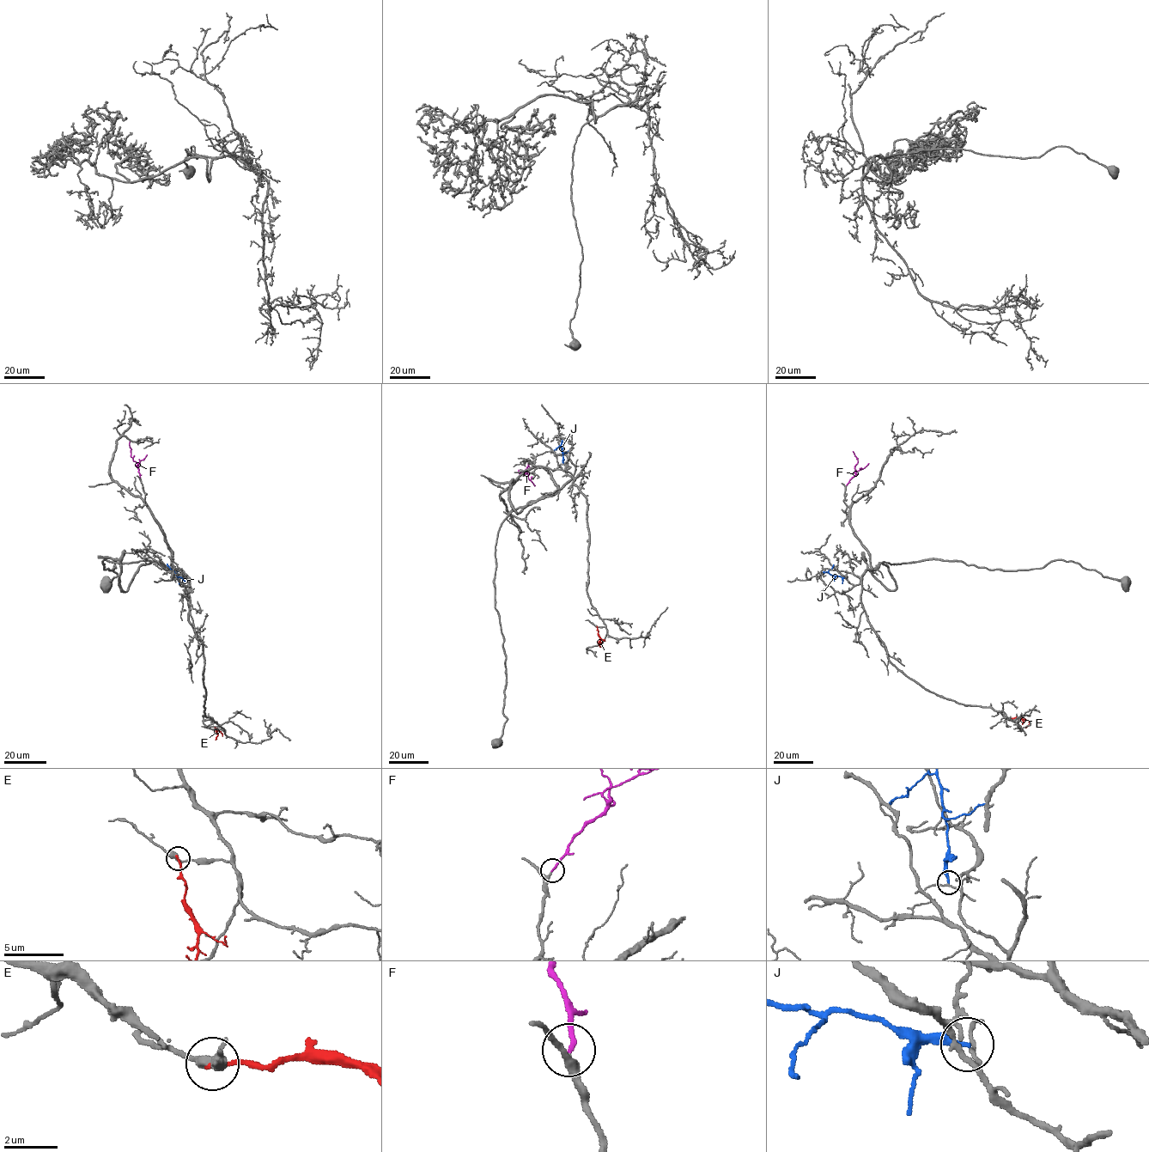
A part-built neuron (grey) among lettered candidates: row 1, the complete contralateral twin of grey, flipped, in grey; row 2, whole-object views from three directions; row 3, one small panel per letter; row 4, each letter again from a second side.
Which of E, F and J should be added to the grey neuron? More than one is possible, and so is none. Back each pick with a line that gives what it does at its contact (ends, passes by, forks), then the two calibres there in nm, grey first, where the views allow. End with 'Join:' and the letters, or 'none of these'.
F: it ends there; 240 nm thick on the grey side, 170 nm on the other
Join: F

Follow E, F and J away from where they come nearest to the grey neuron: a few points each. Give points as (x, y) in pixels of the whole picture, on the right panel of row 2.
E: (1009, 718), (1027, 720), (1030, 723), (1025, 728)
F: (846, 484), (856, 471), (854, 466), (858, 462), (853, 451)
J: (846, 578), (829, 574), (828, 571), (834, 564)

